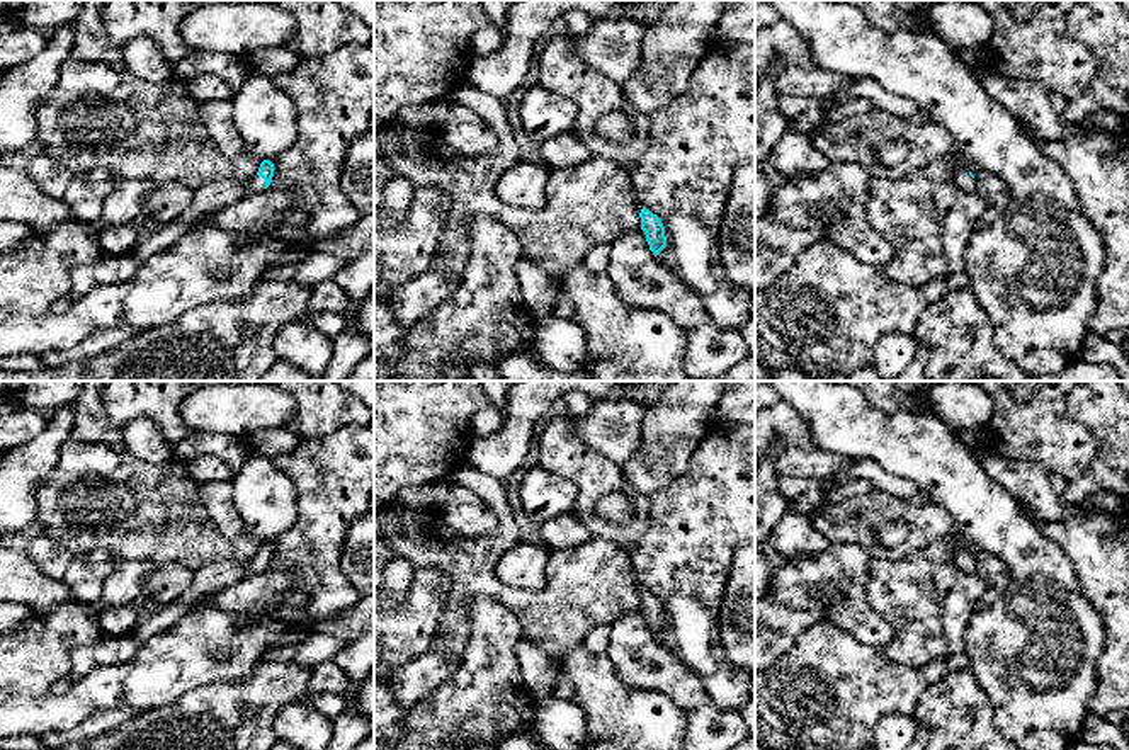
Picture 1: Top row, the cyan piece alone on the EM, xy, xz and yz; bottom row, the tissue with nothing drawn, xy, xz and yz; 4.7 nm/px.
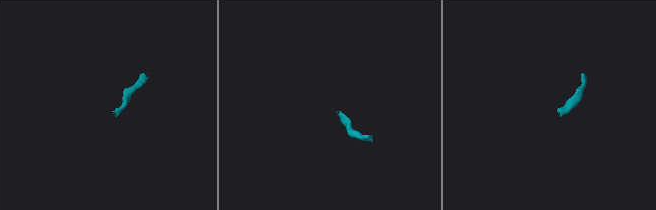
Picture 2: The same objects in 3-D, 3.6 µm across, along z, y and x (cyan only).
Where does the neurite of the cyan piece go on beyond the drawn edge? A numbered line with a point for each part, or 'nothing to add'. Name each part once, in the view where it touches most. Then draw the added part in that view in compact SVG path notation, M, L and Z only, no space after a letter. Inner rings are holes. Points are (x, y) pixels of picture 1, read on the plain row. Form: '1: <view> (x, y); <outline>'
1: xy (213, 577); M258 556L252 558L243 566L230 560L201 566L194 571L190 587L163 609L151 612L151 616L146 619L141 619L133 631L133 636L141 646L151 636L165 631L185 617L190 609L197 605L206 595L230 587L247 577L260 573L264 568L265 561Z

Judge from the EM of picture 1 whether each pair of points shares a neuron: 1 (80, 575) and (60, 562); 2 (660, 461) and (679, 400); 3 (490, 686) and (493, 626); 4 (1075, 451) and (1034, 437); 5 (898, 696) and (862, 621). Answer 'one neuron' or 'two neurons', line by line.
1: two neurons
2: one neuron
3: one neuron
4: one neuron
5: two neurons

